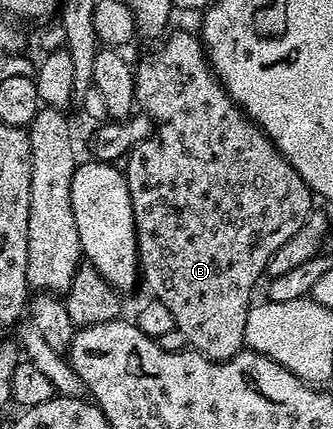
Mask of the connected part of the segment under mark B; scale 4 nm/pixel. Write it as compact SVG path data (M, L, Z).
M172 32L161 41L163 44L155 52L148 53L139 64L136 64L134 73L134 95L137 103L141 111L149 115L156 125L153 135L134 148L124 164L128 194L132 198L134 229L138 243L138 266L141 279L144 284L146 280L147 286L150 287L149 295L164 302L164 306L168 306L175 329L184 334L189 347L209 360L231 360L237 352L243 351L246 342L246 323L252 307L250 295L253 294L258 279L262 275L264 277L267 275L272 254L276 254L276 250L280 250L280 246L284 246L284 242L288 242L288 238L292 238L292 234L296 234L296 230L300 230L300 226L304 226L311 212L315 211L316 197L304 182L304 178L288 162L288 158L284 158L284 154L280 154L278 147L266 137L264 129L255 124L226 92L222 81L214 75L210 57L207 56L201 39L195 33L193 36L190 32Z

